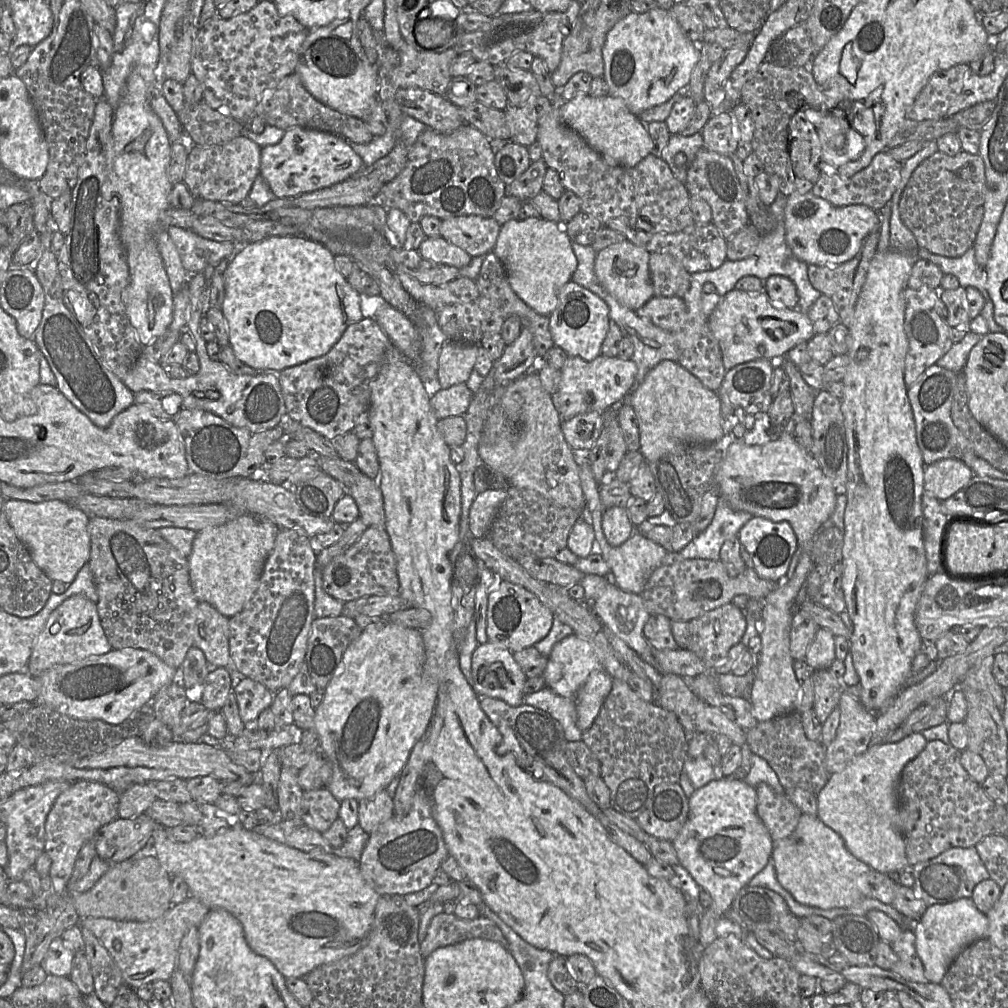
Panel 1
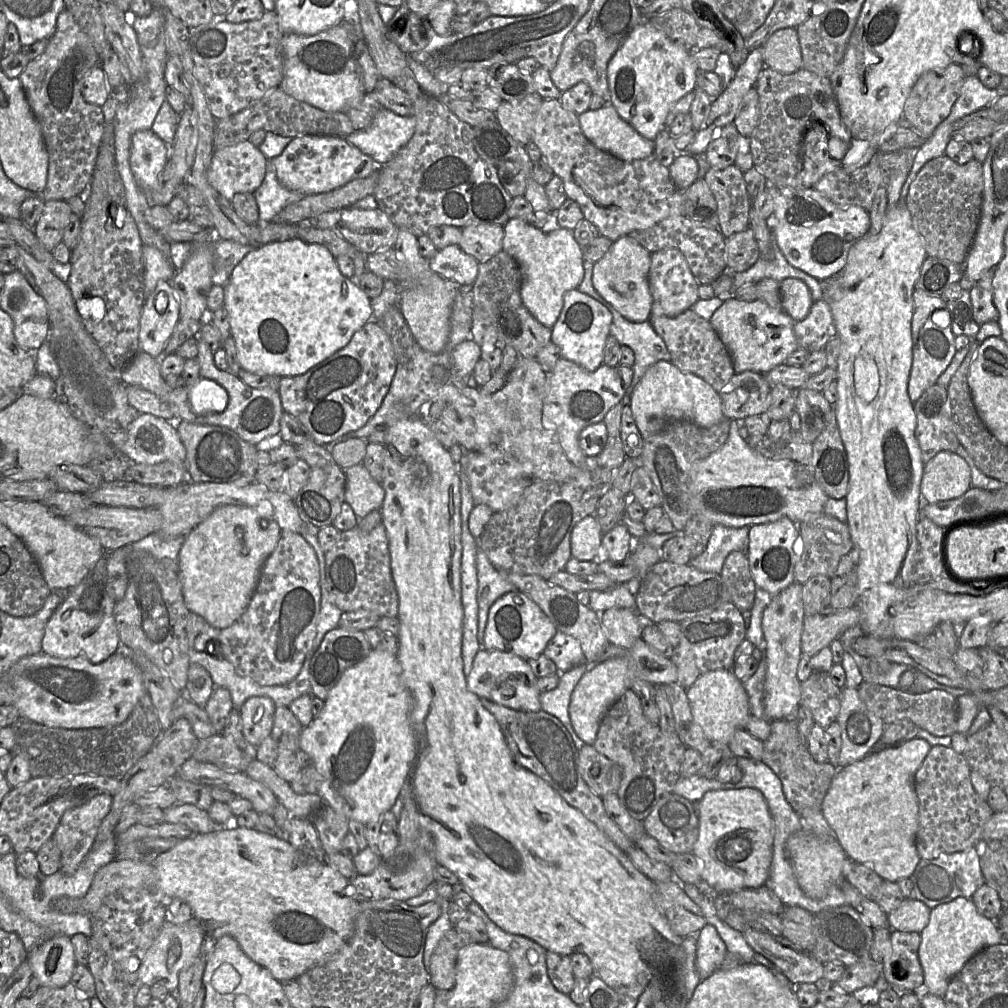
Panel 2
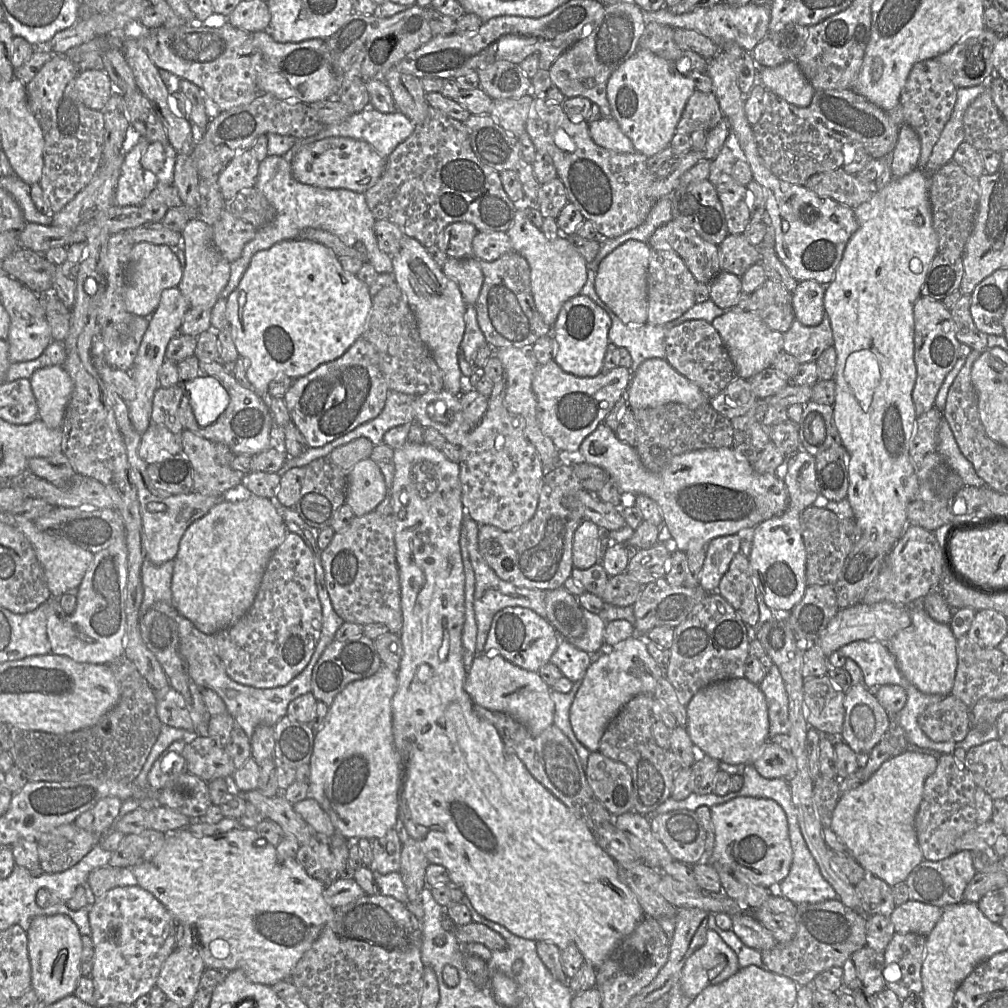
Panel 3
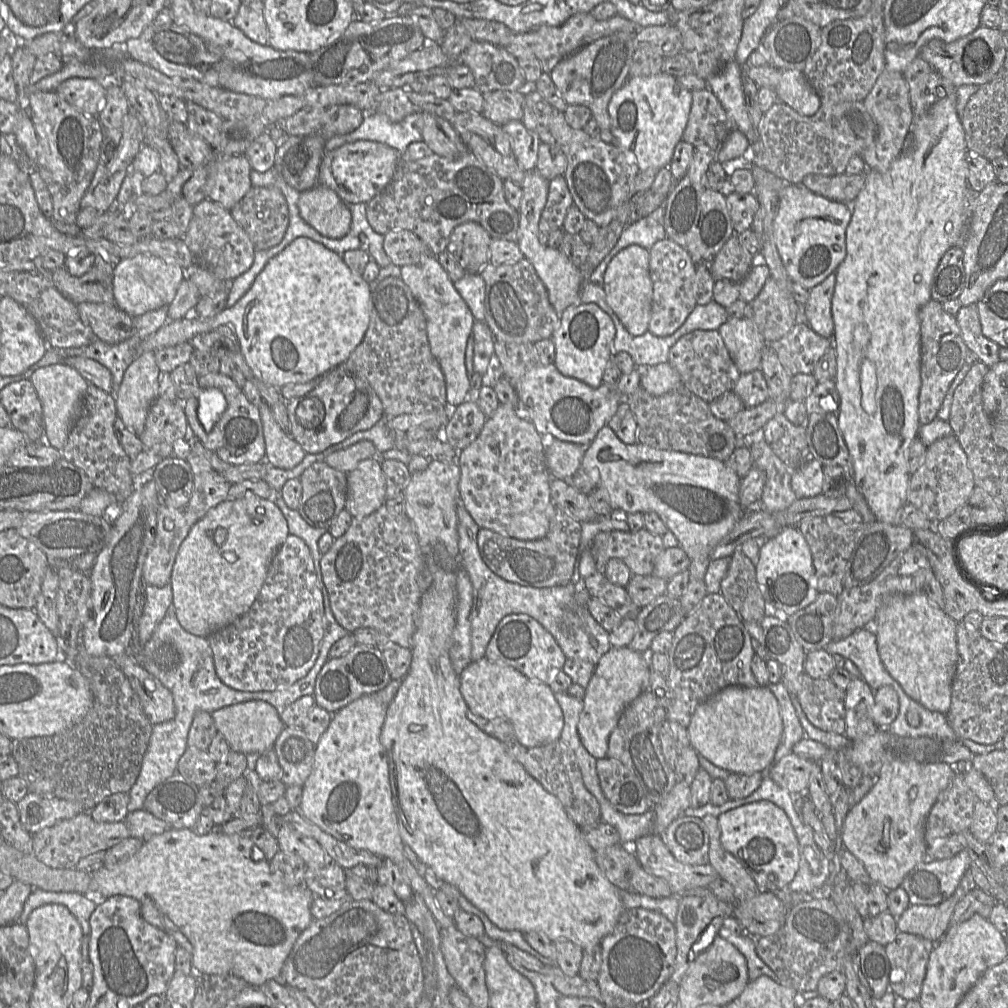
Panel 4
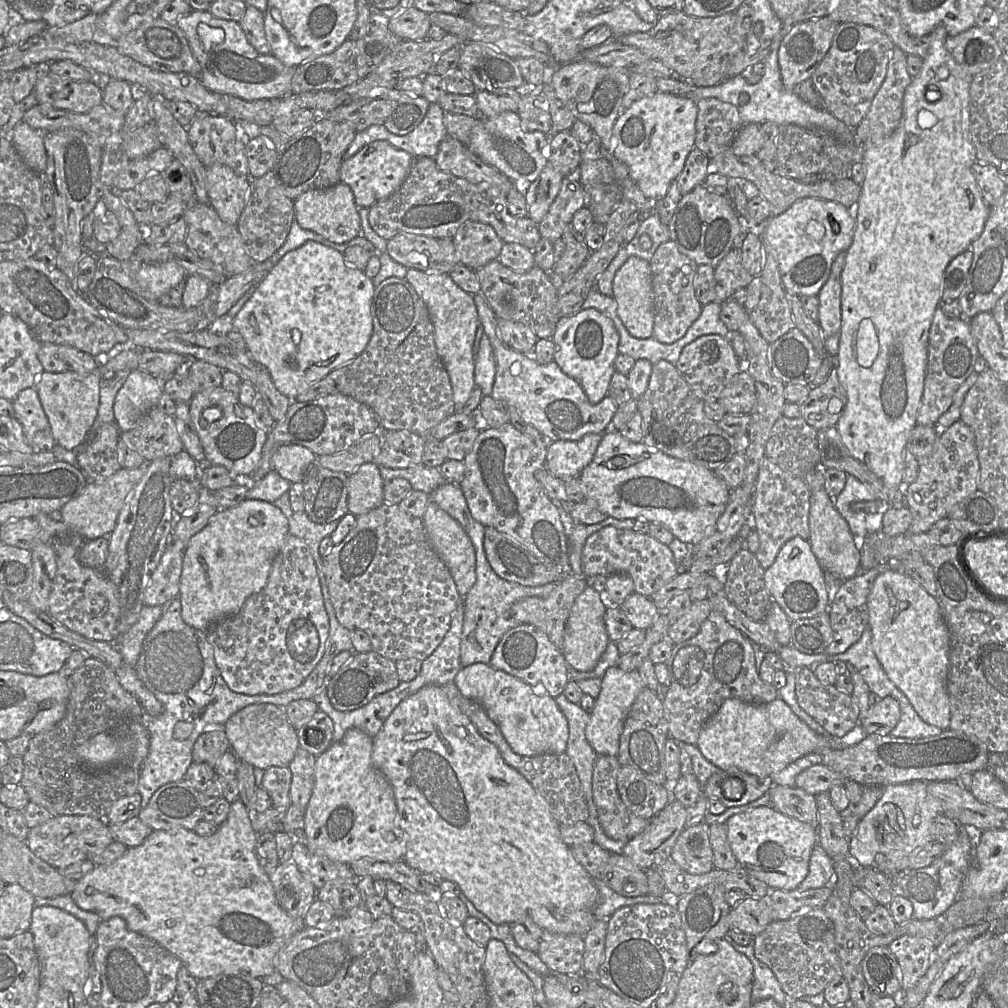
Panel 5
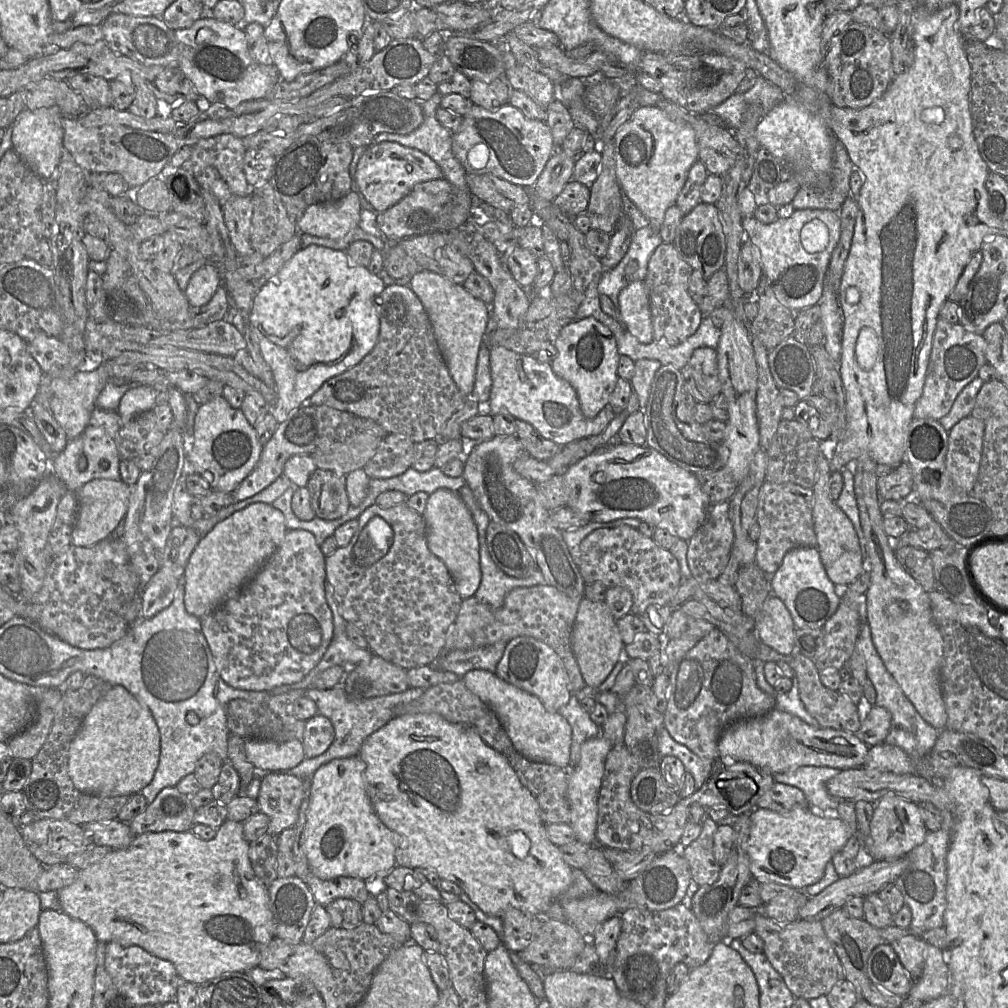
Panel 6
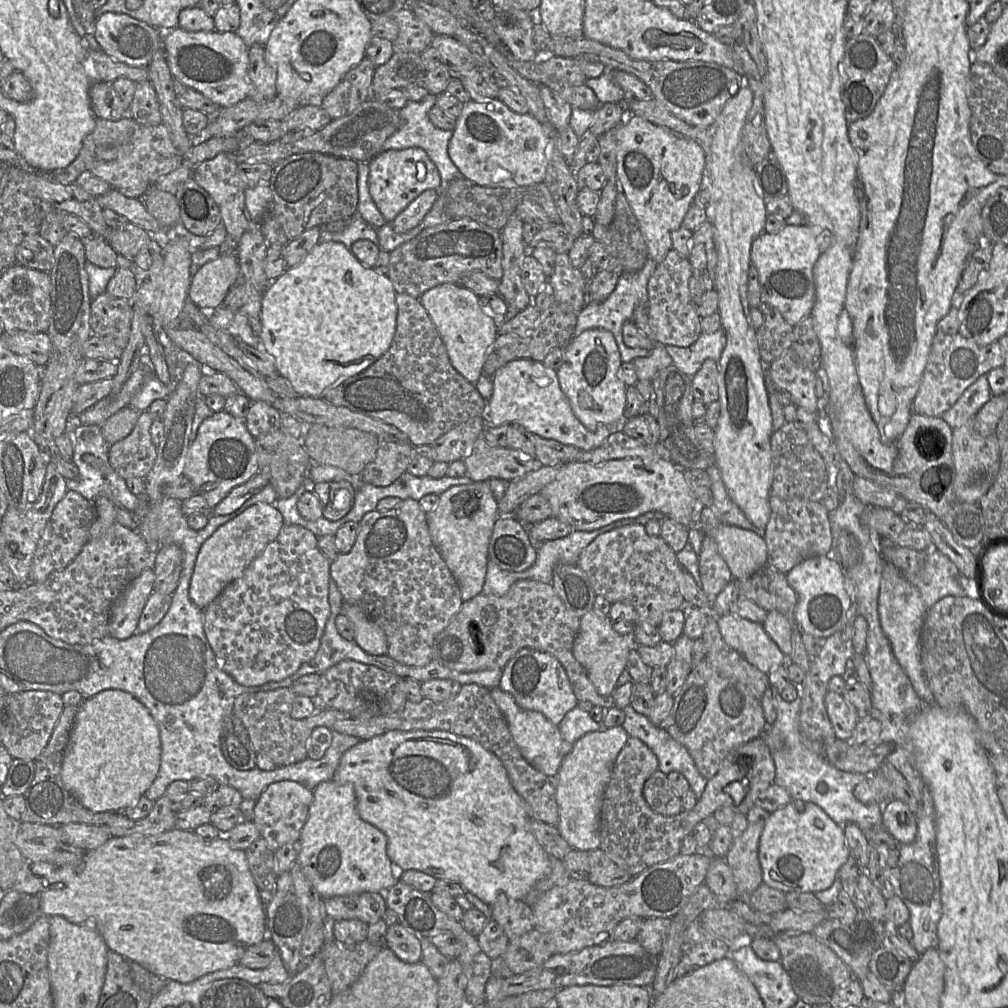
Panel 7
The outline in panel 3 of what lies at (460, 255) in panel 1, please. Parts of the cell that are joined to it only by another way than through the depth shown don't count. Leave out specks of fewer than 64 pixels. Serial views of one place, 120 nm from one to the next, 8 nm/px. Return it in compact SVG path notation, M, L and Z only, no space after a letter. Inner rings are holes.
M449 257L442 266L442 272L459 286L466 305L476 304L484 282L478 259Z

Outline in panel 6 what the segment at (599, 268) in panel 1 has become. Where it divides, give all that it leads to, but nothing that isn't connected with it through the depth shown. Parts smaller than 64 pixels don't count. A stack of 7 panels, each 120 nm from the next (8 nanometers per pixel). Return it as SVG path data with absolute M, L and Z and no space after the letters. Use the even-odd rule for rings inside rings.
M645 280L629 283L618 297L619 311L625 329L641 343L654 341L650 299Z

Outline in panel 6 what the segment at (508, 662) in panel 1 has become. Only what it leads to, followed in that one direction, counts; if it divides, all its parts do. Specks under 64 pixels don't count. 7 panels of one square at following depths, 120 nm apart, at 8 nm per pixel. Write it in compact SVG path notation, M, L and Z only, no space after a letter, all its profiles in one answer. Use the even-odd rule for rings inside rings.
M473 669L460 679L473 694L494 710L514 748L522 756L559 767L569 765L571 727L559 712L547 710L539 698L487 670Z

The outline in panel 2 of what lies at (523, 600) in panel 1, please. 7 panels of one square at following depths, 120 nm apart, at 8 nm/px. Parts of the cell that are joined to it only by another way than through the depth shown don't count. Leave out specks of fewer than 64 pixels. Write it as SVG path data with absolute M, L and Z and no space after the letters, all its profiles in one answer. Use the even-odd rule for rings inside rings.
M512 591L498 598L490 607L482 648L515 654L528 661L543 654L556 632L553 623L533 600L522 592Z

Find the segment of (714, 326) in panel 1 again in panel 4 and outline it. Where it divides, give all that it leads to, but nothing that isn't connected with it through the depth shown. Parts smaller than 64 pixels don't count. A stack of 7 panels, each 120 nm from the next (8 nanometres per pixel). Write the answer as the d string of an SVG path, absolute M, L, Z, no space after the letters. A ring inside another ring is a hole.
M745 317L728 319L718 332L741 374L760 369L762 353L768 343L752 321Z

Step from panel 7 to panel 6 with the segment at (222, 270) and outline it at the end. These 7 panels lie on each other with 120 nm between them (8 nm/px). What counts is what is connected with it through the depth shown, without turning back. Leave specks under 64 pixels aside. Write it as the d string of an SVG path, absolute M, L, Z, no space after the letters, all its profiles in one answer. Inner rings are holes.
M206 263L190 278L185 295L191 307L206 305L223 284L219 268L213 263Z

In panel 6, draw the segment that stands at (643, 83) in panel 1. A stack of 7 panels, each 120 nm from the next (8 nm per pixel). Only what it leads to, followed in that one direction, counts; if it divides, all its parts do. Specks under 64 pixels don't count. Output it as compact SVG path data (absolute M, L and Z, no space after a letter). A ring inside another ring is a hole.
M657 106L639 107L618 129L614 154L621 188L659 232L667 209L676 204L689 170L699 160L693 127L687 121L672 120Z

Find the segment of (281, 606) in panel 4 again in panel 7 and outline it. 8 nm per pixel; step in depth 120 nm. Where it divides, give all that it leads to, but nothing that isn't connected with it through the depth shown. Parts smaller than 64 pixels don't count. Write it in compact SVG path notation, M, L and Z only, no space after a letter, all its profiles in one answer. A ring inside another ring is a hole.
M284 525L277 538L252 561L243 574L228 584L218 597L203 610L204 632L223 670L236 682L244 686L259 686L268 682L281 681L294 674L304 663L317 653L327 620L331 613L328 600L331 561L318 547L318 538L310 530L300 525Z

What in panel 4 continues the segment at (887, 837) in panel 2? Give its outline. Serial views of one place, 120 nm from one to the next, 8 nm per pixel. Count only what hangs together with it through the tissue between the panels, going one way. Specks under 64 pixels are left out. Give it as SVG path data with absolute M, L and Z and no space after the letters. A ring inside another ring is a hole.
M893 761L884 766L879 779L864 798L851 807L846 815L842 840L844 846L859 859L873 882L887 891L900 886L907 874L919 863L928 860L928 847L925 841L927 816L938 796L956 777L954 766L946 762L919 763L917 761Z

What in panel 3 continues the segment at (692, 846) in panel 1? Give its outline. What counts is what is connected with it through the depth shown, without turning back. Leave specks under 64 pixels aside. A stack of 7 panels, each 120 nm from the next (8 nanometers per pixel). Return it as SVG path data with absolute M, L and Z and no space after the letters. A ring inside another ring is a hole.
M740 796L710 809L715 829L711 864L719 862L728 865L764 887L770 887L787 877L793 861L793 850L786 813L775 800ZM708 928L705 942L691 954L682 969L682 991L693 1000L704 988L725 981L739 969L734 950L715 930Z

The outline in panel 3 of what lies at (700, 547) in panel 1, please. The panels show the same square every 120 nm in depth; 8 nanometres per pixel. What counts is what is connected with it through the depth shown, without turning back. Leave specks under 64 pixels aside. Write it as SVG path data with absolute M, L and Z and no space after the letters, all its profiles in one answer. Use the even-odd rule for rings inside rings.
M727 535L712 539L706 546L706 557L700 571L700 586L707 592L717 592L723 575L734 555L740 552L741 535Z

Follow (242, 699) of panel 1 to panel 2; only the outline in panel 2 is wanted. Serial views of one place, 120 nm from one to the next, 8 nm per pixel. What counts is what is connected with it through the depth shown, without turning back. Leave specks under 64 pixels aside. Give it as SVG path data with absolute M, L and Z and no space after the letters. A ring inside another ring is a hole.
M254 696L240 709L243 733L251 748L256 748L272 733L276 706L268 697Z

